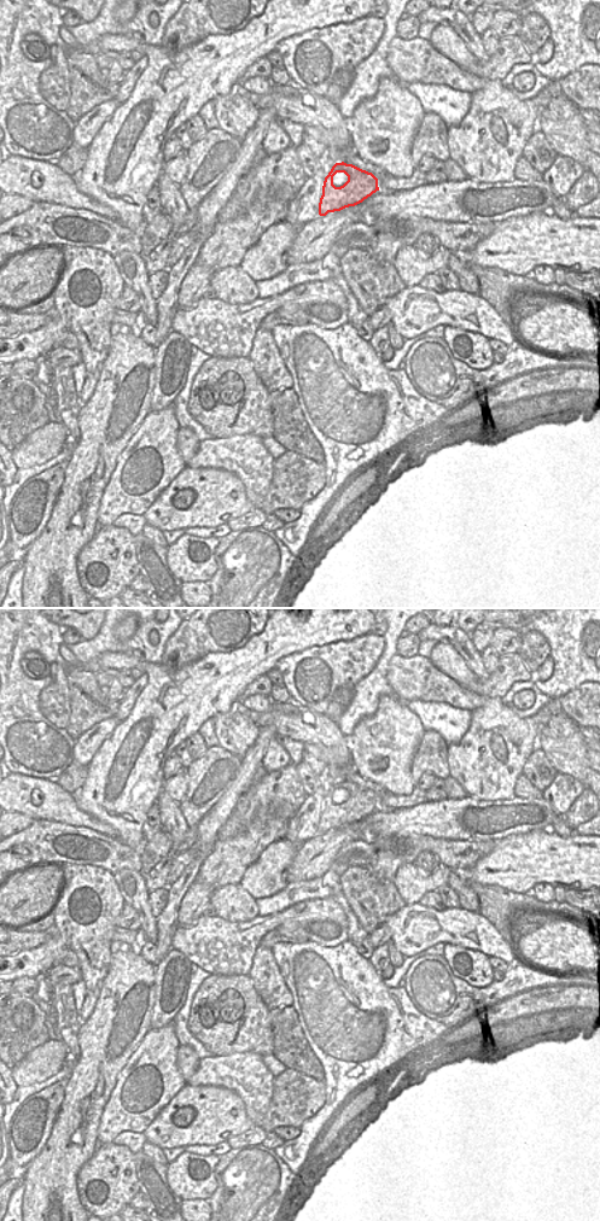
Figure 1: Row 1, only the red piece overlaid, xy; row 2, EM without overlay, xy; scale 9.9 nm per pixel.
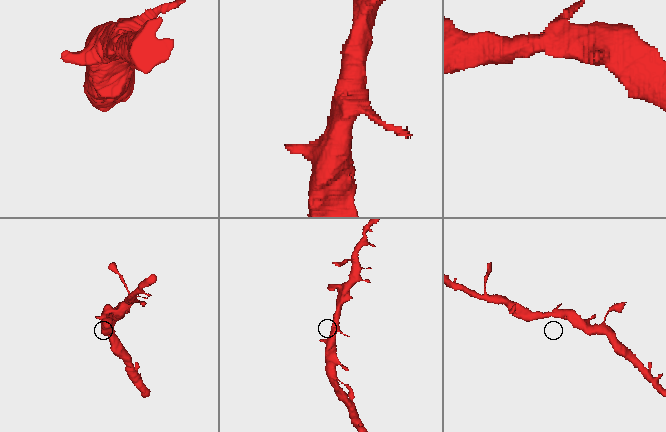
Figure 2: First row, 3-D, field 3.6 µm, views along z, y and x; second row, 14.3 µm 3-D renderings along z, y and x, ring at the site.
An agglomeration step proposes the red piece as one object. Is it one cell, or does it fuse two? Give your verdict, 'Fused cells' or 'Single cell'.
Single cell

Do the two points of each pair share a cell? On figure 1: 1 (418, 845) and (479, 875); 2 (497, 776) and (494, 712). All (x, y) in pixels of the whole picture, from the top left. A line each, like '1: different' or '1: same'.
1: different
2: same

